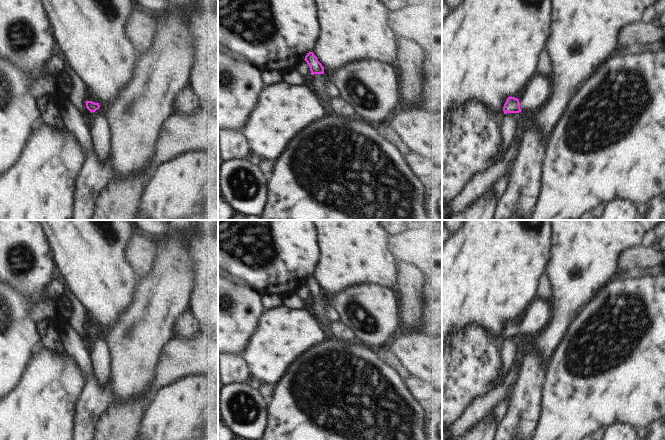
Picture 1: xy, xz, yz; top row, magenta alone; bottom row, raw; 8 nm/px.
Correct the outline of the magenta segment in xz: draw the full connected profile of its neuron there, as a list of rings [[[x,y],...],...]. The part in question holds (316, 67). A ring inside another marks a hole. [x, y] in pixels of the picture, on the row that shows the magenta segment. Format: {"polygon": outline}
{"polygon": [[[313,52],[307,53],[304,59],[310,67],[311,75],[309,76],[308,83],[311,89],[320,98],[324,107],[328,108],[327,102],[329,96],[325,93],[323,84],[324,67],[318,61]]]}

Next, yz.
{"polygon": [[[535,73],[519,99],[511,96],[507,98],[503,107],[504,114],[521,111],[536,112],[545,104],[550,94],[550,78]]]}

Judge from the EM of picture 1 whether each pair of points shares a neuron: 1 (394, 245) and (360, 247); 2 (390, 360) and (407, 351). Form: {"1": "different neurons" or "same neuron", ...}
{"1": "different neurons", "2": "different neurons"}

